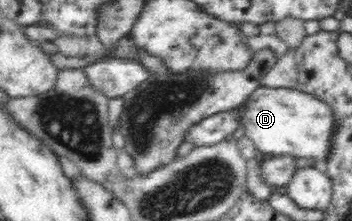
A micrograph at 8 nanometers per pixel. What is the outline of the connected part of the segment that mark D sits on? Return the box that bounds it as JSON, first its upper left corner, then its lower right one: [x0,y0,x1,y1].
[236,85,332,163]

